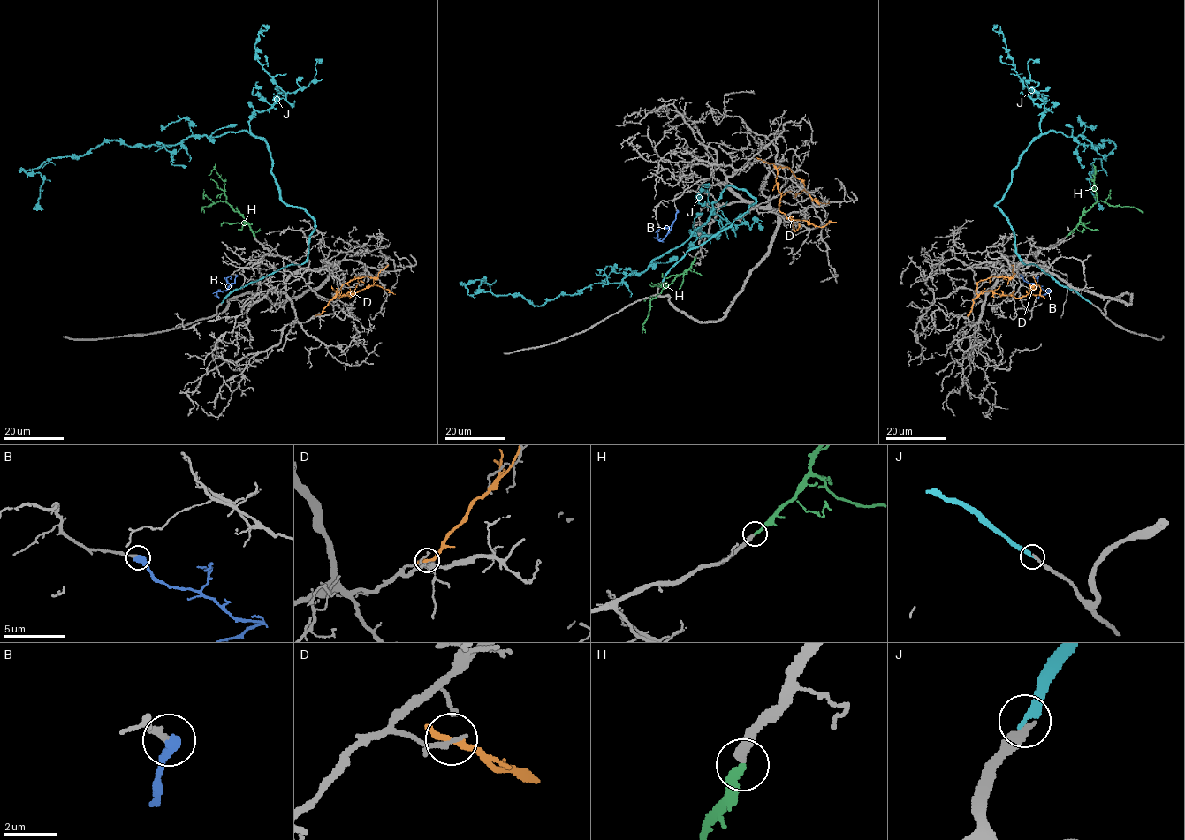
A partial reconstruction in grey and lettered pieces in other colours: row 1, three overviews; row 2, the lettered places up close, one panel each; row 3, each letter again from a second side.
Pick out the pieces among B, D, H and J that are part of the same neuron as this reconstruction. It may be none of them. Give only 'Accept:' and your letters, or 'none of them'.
Accept: B, H, J

